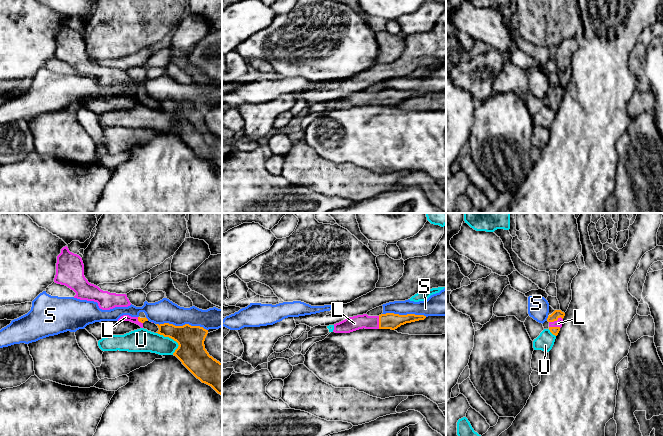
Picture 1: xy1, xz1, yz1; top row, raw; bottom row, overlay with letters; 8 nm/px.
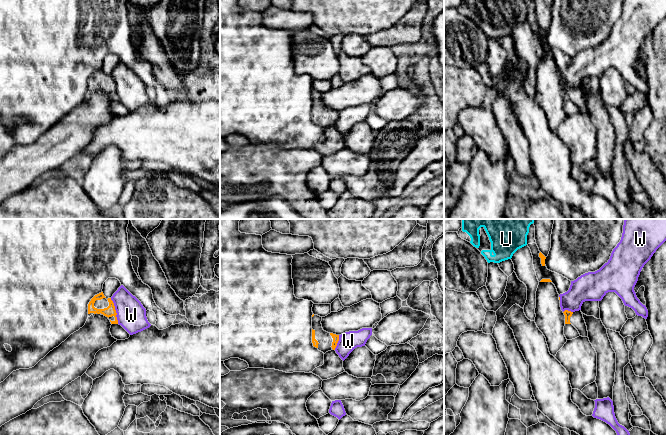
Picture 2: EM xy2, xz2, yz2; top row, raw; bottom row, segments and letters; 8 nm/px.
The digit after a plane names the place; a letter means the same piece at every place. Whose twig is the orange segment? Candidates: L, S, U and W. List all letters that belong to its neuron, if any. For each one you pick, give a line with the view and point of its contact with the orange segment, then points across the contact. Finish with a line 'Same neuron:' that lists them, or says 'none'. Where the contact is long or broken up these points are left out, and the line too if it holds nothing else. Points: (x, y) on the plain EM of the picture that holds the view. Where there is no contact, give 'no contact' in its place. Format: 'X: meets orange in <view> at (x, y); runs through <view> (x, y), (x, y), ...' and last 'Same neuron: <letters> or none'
L: meets orange in yz1 at (555, 96); runs through yz1 (556, 90), (555, 96), (558, 99)
Same neuron: L

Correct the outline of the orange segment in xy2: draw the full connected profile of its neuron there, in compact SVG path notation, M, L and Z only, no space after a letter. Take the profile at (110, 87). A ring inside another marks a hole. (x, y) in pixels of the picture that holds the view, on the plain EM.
M103 68L95 71L88 80L88 93L96 89L106 92L111 100L118 100L114 79L111 74L107 75Z

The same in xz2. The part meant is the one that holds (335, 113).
M312 91L312 119L314 123L325 130L328 127L335 126L339 111L324 107L321 97L322 93Z

